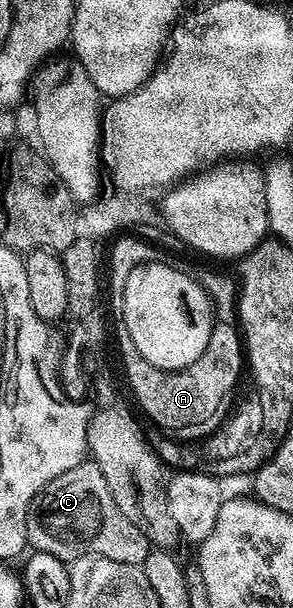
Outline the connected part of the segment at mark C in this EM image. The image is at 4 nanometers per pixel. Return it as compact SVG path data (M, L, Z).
M92 461L67 469L67 473L55 477L33 498L25 522L25 537L33 551L51 553L51 557L59 557L66 565L79 557L98 555L140 567L151 550L145 534L119 513L119 505L115 505L99 465Z

